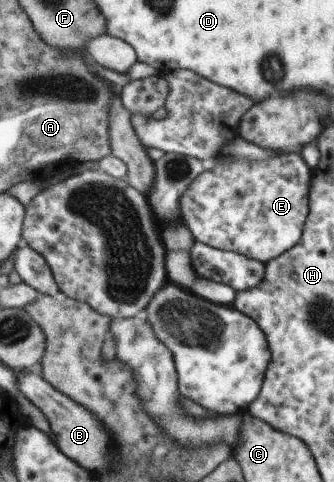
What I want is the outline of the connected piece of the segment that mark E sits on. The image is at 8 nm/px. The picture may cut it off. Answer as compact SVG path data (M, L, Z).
M294 152L271 154L259 161L235 160L214 162L204 166L204 170L192 179L188 188L179 196L178 206L180 220L188 227L194 241L198 241L205 245L208 244L209 247L218 248L218 250L221 251L232 251L233 253L238 253L239 255L254 259L261 263L268 263L269 260L276 259L277 256L284 254L286 250L292 248L300 238L304 221L306 220L306 216L308 216L309 202L307 194L309 191L311 175L312 170L309 168L309 165L306 164L304 158L300 154Z

